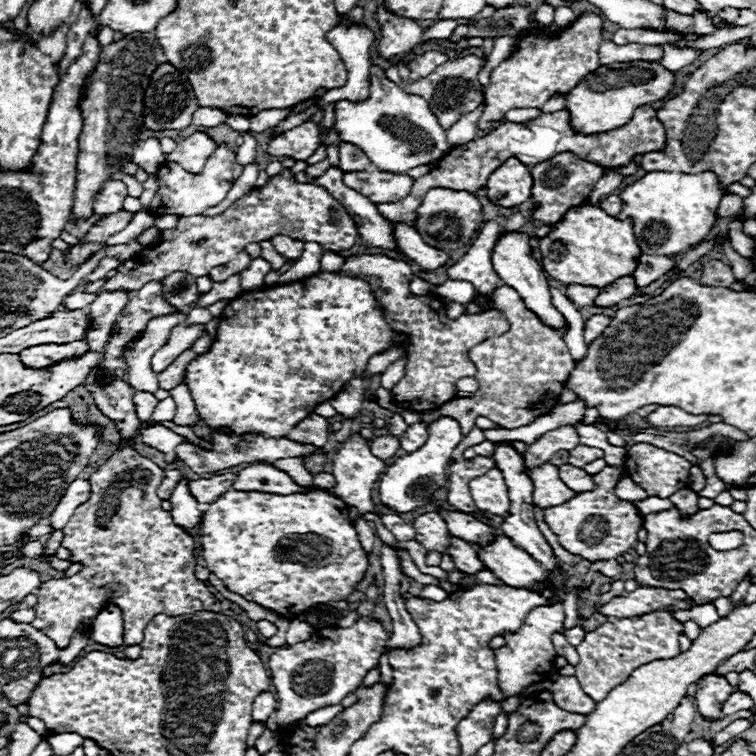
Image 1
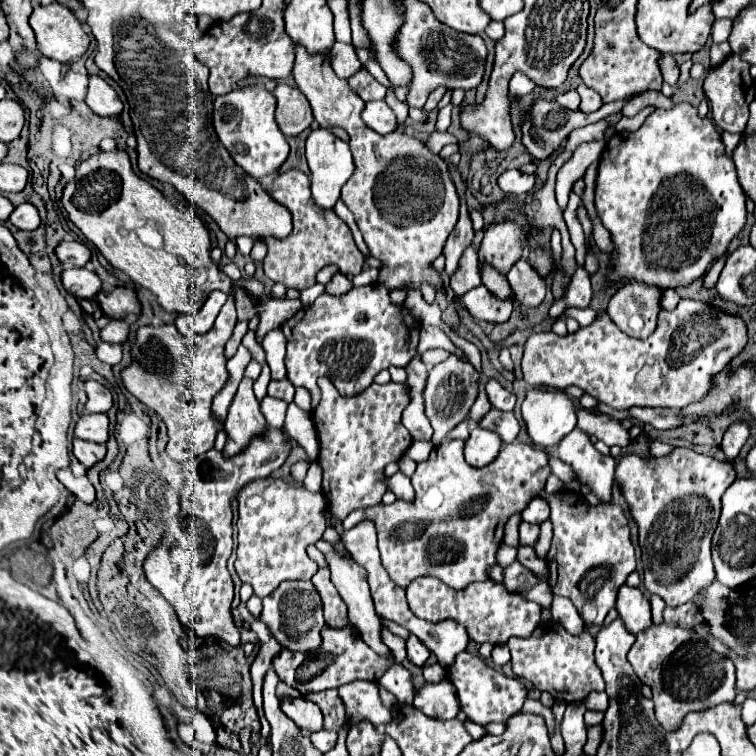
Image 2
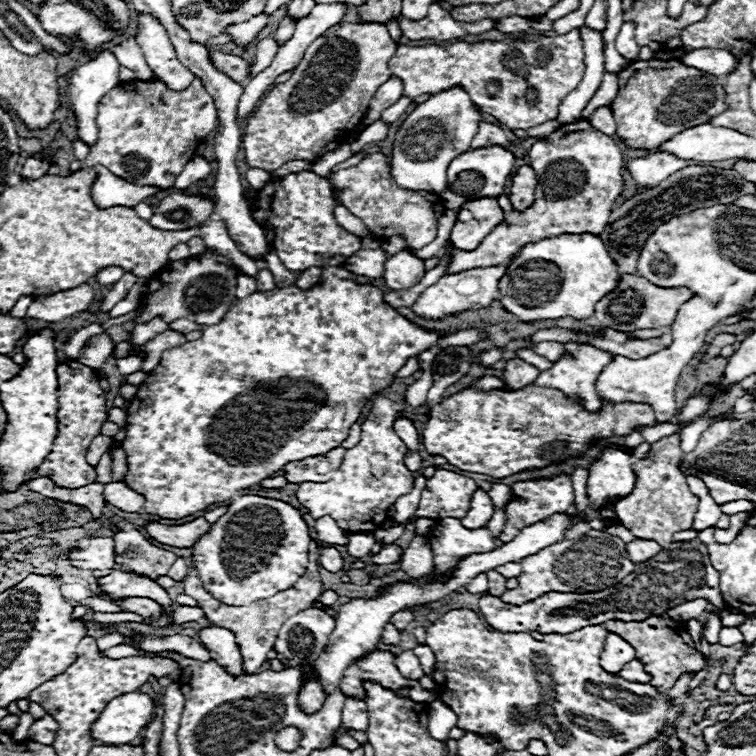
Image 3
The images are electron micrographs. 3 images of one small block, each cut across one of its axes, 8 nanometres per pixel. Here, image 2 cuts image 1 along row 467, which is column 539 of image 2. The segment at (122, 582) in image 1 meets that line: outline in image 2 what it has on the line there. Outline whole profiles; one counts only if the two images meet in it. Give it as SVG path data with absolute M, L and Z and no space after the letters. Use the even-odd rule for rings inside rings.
M630 96L628 100L616 100L616 102L610 102L610 104L602 104L600 110L592 112L592 114L582 114L582 112L574 112L574 110L568 110L568 108L562 108L560 104L556 102L548 102L548 100L538 100L532 108L532 116L524 122L522 126L522 142L524 146L528 148L528 152L534 156L534 158L546 158L550 156L556 148L562 146L562 142L566 140L566 136L574 130L574 128L580 128L580 126L586 126L586 124L592 124L592 122L598 122L614 112L620 112L624 108L624 104L628 104L634 96Z

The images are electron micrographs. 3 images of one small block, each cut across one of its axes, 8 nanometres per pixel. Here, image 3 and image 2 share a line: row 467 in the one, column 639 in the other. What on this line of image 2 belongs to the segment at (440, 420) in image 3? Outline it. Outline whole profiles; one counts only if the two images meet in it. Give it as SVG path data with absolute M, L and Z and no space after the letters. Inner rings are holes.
M674 448L662 458L620 456L616 482L638 526L638 544L644 562L642 582L650 594L660 596L668 606L690 602L716 580L710 544L720 516L720 496L734 480L732 464L696 454L690 448Z

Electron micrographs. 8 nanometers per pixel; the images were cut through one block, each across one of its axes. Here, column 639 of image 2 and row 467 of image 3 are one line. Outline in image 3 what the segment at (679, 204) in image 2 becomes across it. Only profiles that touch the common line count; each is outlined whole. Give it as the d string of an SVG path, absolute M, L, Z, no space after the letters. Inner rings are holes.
M336 276L322 278L308 290L292 284L234 300L224 318L216 326L208 326L200 340L164 352L160 364L138 386L128 406L124 438L128 476L124 482L144 494L144 510L160 518L182 518L210 504L222 504L236 490L270 478L288 462L340 446L346 438L338 438L338 434L348 434L370 396L388 388L408 358L432 348L438 340L440 332L410 322L386 304L380 288ZM252 428L268 428L274 436L248 436L246 432ZM320 430L332 432L334 438L314 438Z

